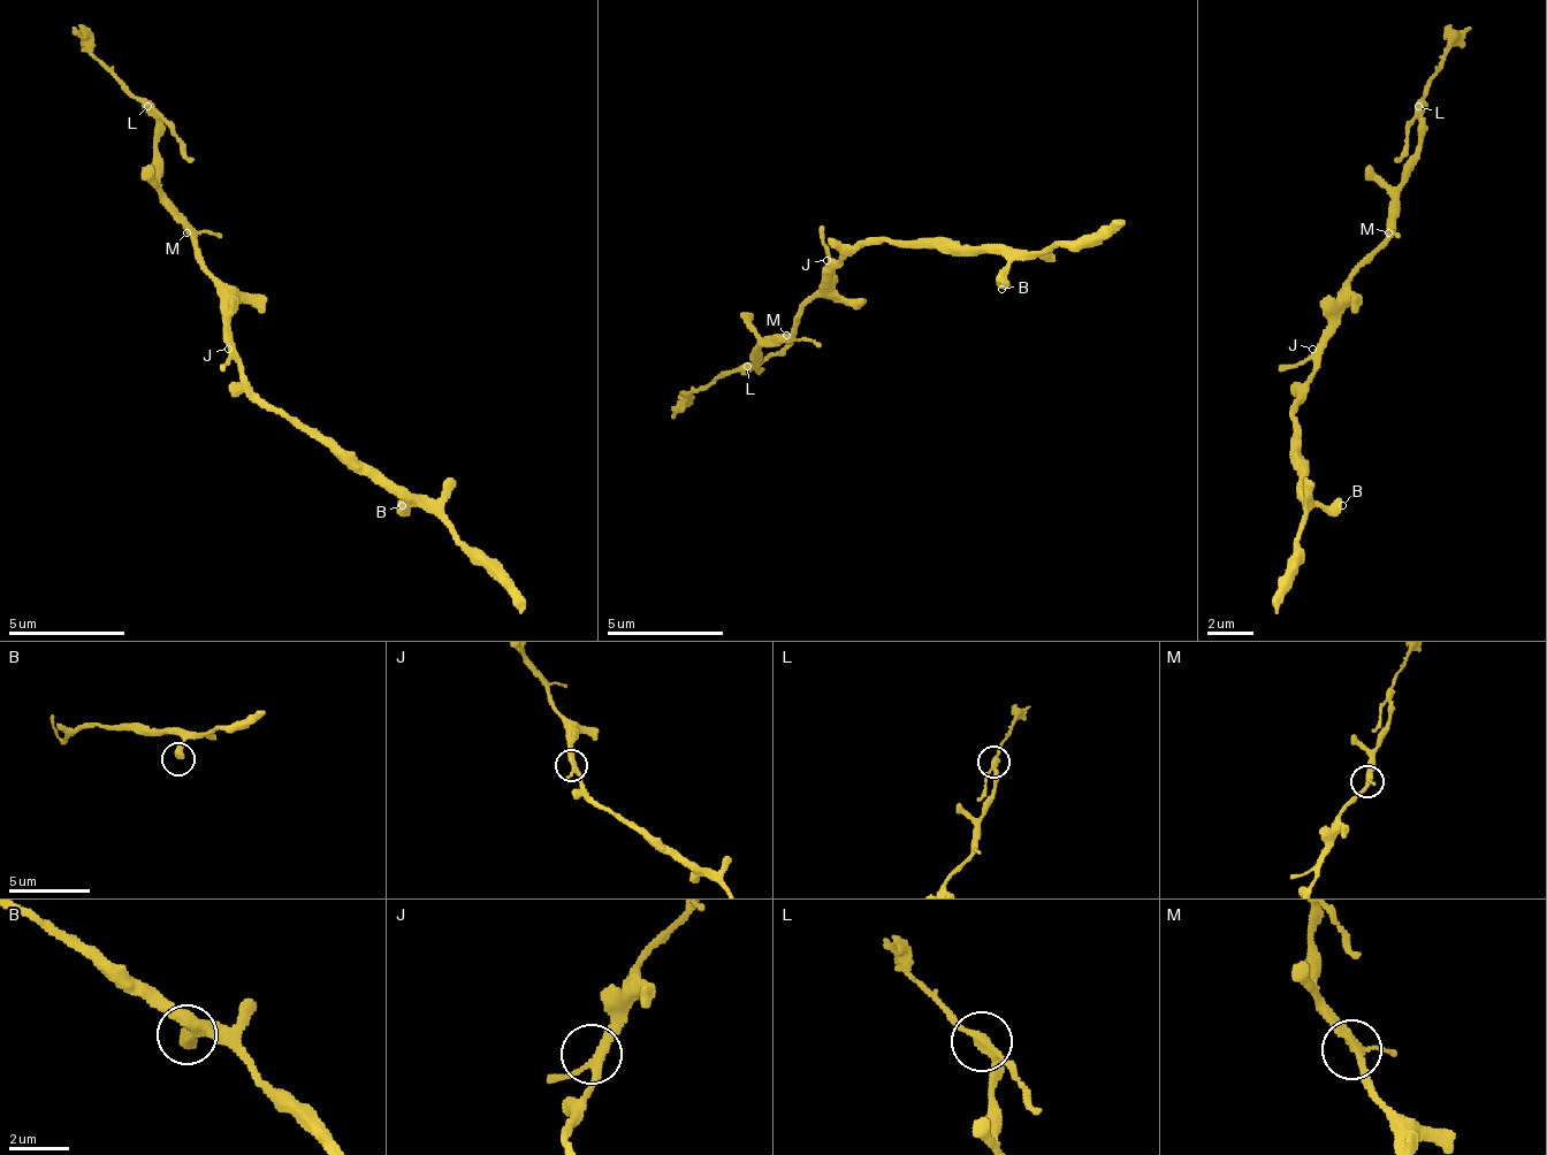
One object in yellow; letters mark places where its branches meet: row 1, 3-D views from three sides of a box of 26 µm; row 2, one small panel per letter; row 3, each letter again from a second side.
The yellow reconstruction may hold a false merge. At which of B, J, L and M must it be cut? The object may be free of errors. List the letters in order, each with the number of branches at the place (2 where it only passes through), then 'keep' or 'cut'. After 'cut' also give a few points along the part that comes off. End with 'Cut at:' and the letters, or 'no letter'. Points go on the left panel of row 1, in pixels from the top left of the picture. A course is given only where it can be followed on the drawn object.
B: branches 1; keep
J: branches 3; keep
L: branches 3; cut; course (146, 105), (71, 29)
M: branches 3; keep
Cut at: L

